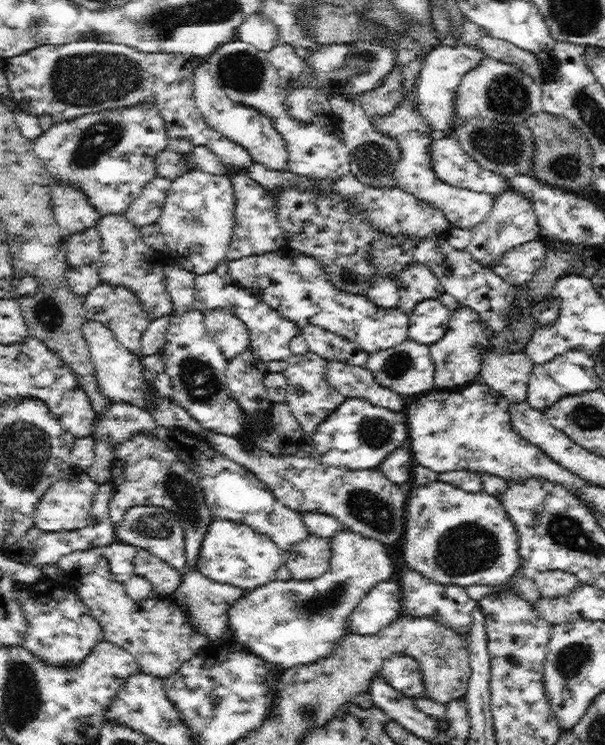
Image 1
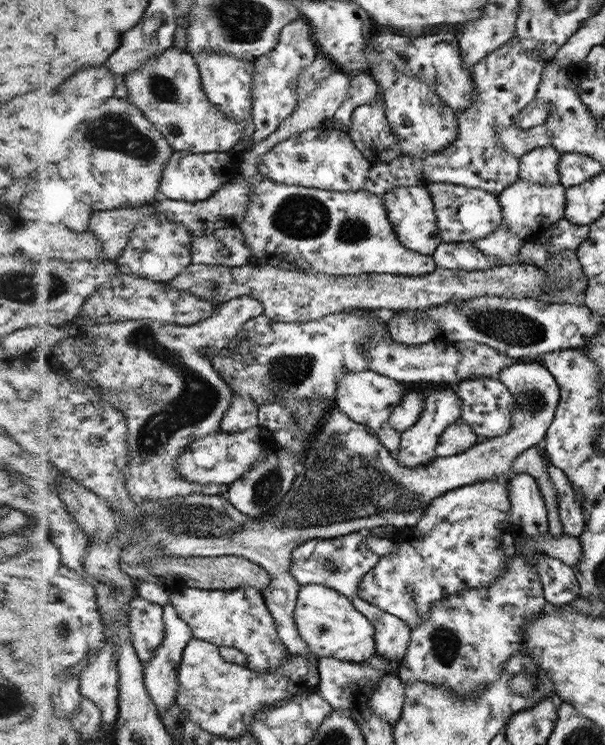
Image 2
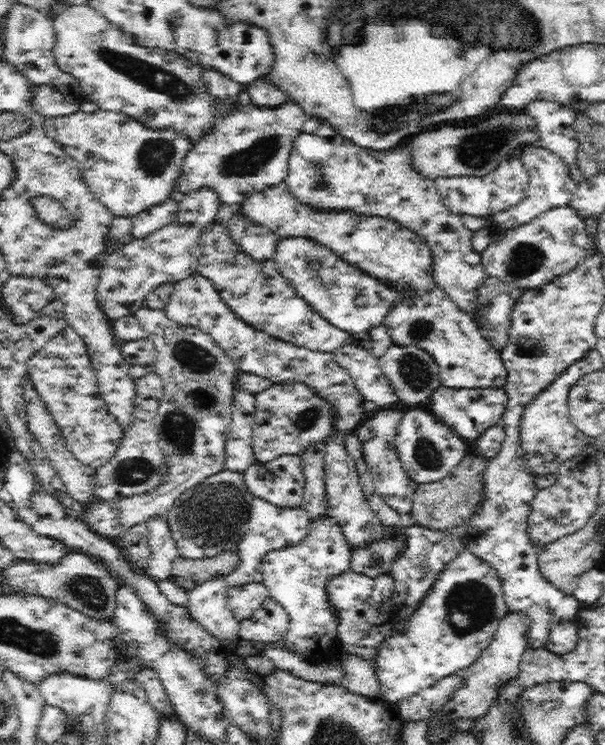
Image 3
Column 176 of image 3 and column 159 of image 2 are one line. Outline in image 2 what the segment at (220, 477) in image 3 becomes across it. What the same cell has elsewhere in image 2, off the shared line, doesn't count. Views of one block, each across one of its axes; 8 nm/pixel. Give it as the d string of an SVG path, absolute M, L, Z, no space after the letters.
M520 361L518 363L516 363L515 365L503 368L500 372L500 381L502 381L502 384L505 384L509 387L509 391L511 393L513 393L513 395L516 397L516 405L513 407L513 416L512 416L512 426L510 427L510 430L502 436L498 436L498 437L494 437L494 438L489 438L487 441L483 442L483 443L476 443L473 447L470 447L468 450L462 452L462 454L457 454L454 456L447 456L447 457L437 457L436 459L433 460L432 463L428 463L426 465L422 464L421 466L415 466L414 468L408 468L407 466L405 466L404 464L398 464L397 463L397 459L396 457L394 457L394 455L389 451L389 449L384 448L384 446L382 446L381 441L379 440L379 438L372 433L369 428L366 425L363 424L358 424L357 421L354 421L351 417L346 416L346 413L343 413L341 411L341 409L338 408L334 408L334 410L330 410L330 412L328 412L328 414L326 414L326 418L324 420L324 423L321 424L320 426L320 430L318 430L318 432L316 432L316 434L312 434L312 436L310 436L310 438L308 438L307 441L307 447L305 447L305 451L303 452L303 459L301 459L301 464L304 465L304 469L297 474L298 475L298 484L294 484L294 492L290 492L290 496L286 496L286 502L281 502L280 506L277 508L277 510L275 512L273 512L271 514L271 517L264 517L264 519L262 520L258 520L258 519L252 519L251 516L249 516L248 514L246 514L245 512L242 512L241 510L239 510L239 508L233 503L233 501L231 501L228 497L227 494L223 494L223 495L214 495L214 496L210 496L207 494L202 494L202 493L196 493L196 494L191 494L188 496L177 496L174 498L169 498L169 499L160 499L157 501L153 501L150 499L144 499L144 500L140 500L140 498L138 498L138 502L137 502L137 508L139 508L141 510L141 512L143 512L143 514L145 514L145 518L146 520L144 520L144 531L146 531L146 533L148 533L148 541L150 541L150 544L152 544L154 547L156 547L156 544L158 544L158 547L162 547L162 549L166 550L166 553L168 553L169 557L224 557L224 556L236 556L236 557L243 557L249 560L252 560L253 562L256 562L262 566L264 566L264 569L268 570L268 573L272 573L273 576L273 581L272 582L272 586L270 586L270 588L268 588L268 590L264 593L266 596L266 603L268 603L270 610L273 612L273 615L276 616L277 619L277 627L280 628L280 633L281 633L281 637L282 640L285 641L285 643L287 644L288 647L288 651L289 654L300 654L300 656L306 656L306 658L308 658L308 660L310 660L310 662L312 662L312 664L314 664L314 670L316 670L316 677L318 678L318 682L319 682L319 677L320 675L318 675L318 657L316 657L316 654L314 654L307 645L307 642L304 642L304 639L300 636L300 633L298 632L297 629L297 624L295 621L295 609L297 607L297 598L298 595L300 594L300 588L301 585L298 584L298 582L296 582L296 579L293 577L293 572L292 572L292 568L293 568L293 552L294 550L296 550L296 548L298 548L298 546L300 546L300 544L302 543L306 543L310 540L314 540L314 539L330 539L330 538L338 538L340 536L346 536L346 535L350 535L353 534L354 532L363 532L363 533L367 533L369 530L372 530L372 528L378 528L381 526L390 526L392 525L393 527L397 527L402 529L403 531L406 531L410 528L412 528L414 525L419 524L421 519L422 519L422 515L425 514L425 512L428 510L428 506L430 503L434 502L435 499L437 499L439 496L442 496L443 494L453 491L454 489L460 488L460 487L465 487L466 485L472 484L474 483L482 483L485 482L485 480L488 479L501 479L502 477L511 477L512 476L512 466L515 463L515 460L517 459L517 456L521 454L521 452L524 451L528 451L529 448L532 448L534 445L538 444L538 442L540 442L540 440L542 440L543 438L545 438L545 436L547 435L547 432L549 430L549 426L550 423L553 422L553 420L556 418L556 414L557 414L557 407L560 406L560 400L561 400L561 389L560 389L560 384L558 383L558 380L553 376L553 373L549 371L548 368L545 367L545 365L542 365L541 363L536 363L535 361Z

